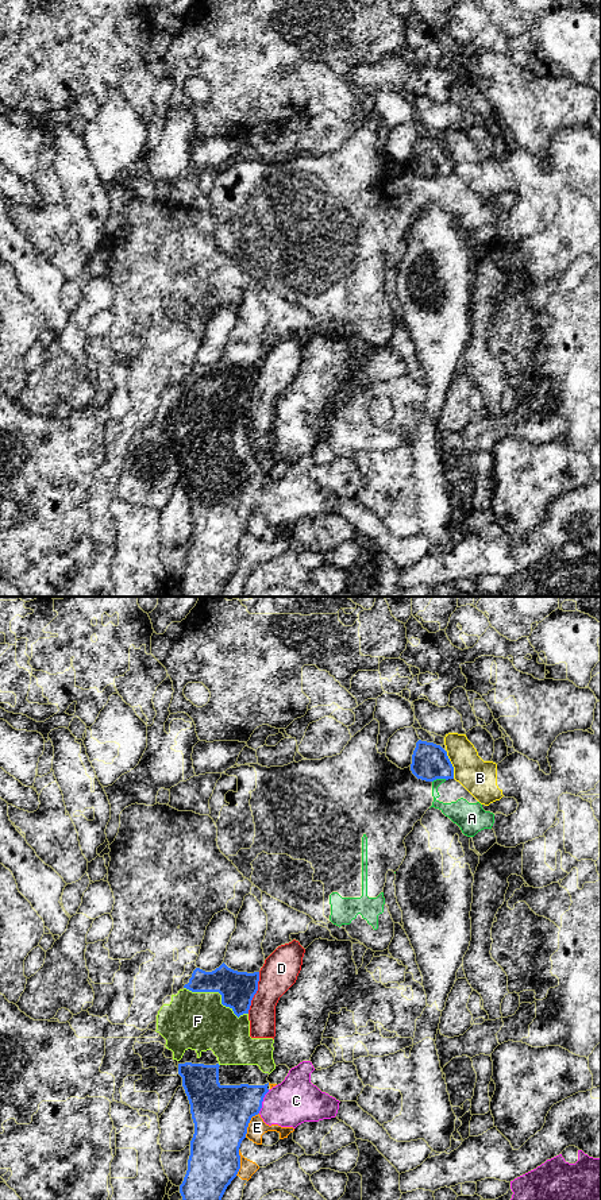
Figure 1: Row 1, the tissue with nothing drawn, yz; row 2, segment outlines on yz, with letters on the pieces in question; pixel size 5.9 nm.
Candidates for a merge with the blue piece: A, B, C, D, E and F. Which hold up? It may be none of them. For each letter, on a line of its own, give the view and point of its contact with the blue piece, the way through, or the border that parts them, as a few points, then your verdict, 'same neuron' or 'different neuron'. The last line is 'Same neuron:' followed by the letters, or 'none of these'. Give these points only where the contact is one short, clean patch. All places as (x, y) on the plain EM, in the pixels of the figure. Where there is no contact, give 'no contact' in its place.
A: contact yz (439, 173); different neuron
B: contact yz (451, 161); different neuron
C: contact yz (262, 496); same neuron
D: contact yz (255, 388); different neuron
E: contact yz (247, 520); different neuron
F: contact yz (219, 388); different neuron
Same neuron: C

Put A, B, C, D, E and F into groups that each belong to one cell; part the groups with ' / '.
A / B / C / D F / E

